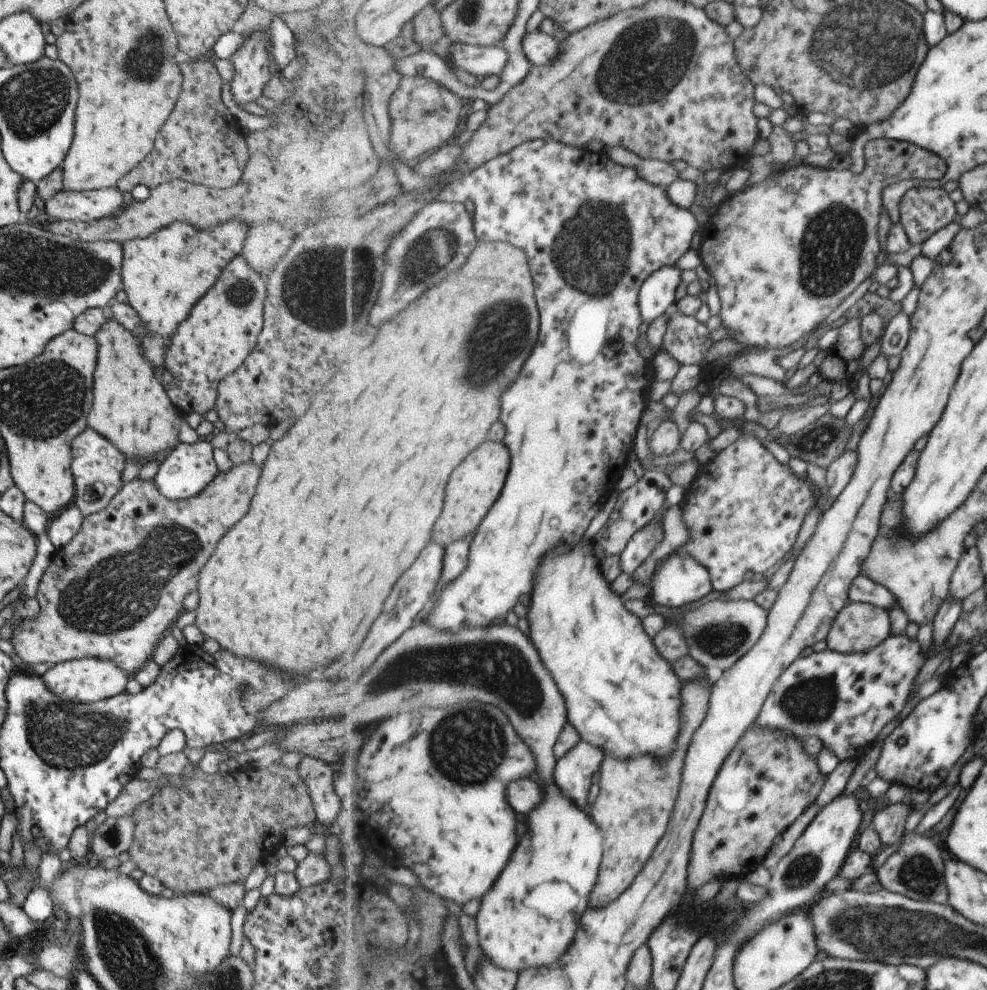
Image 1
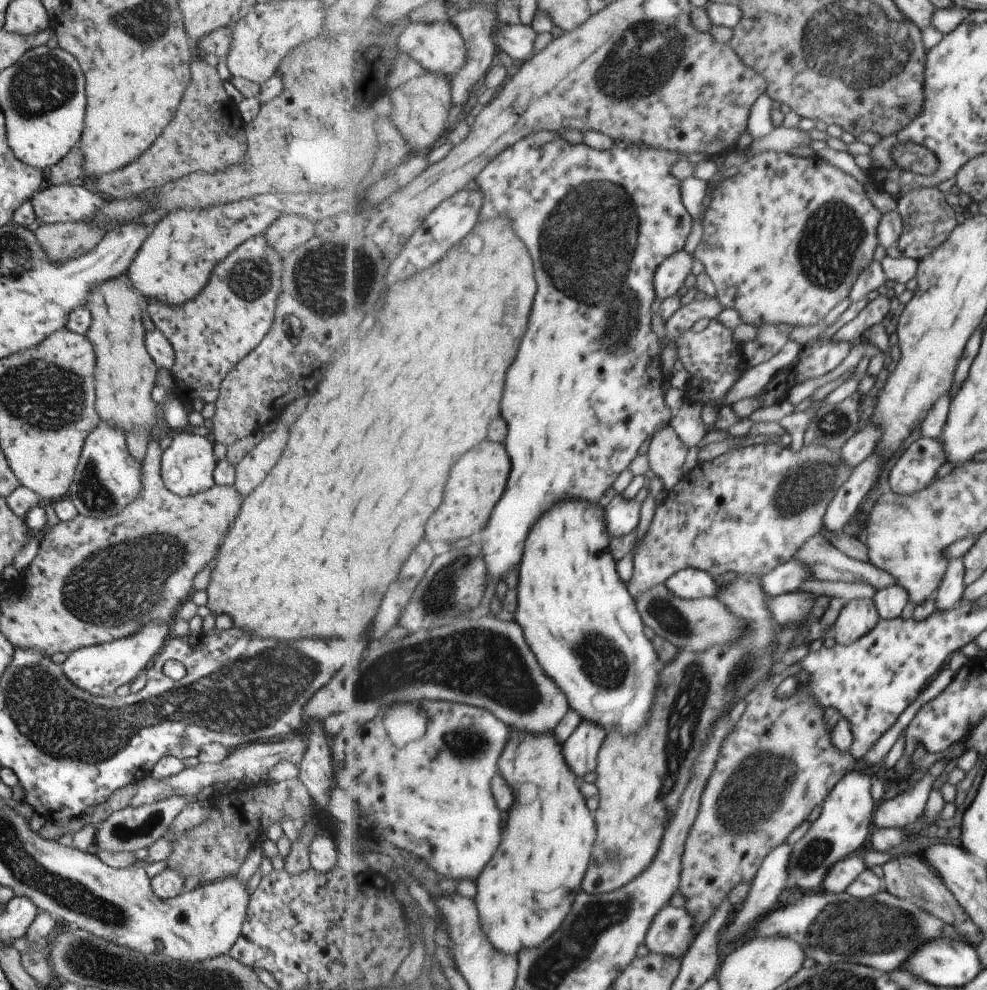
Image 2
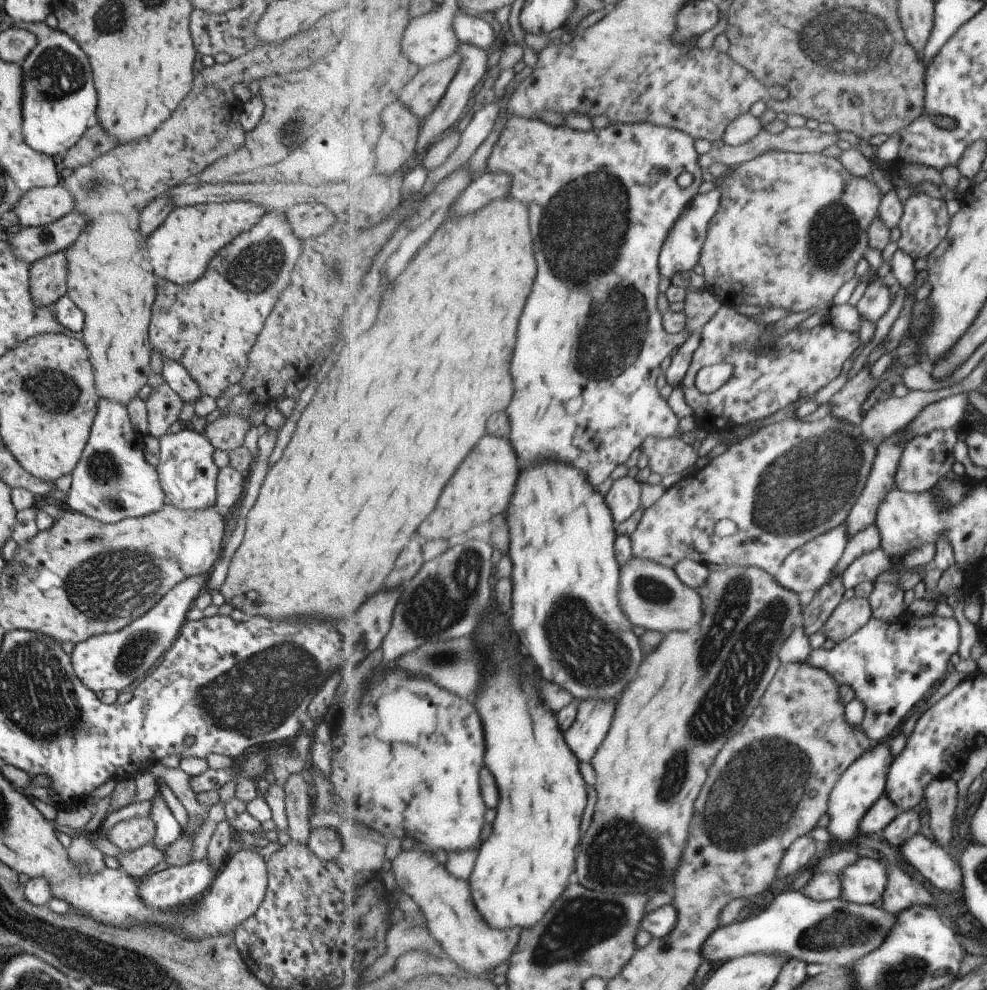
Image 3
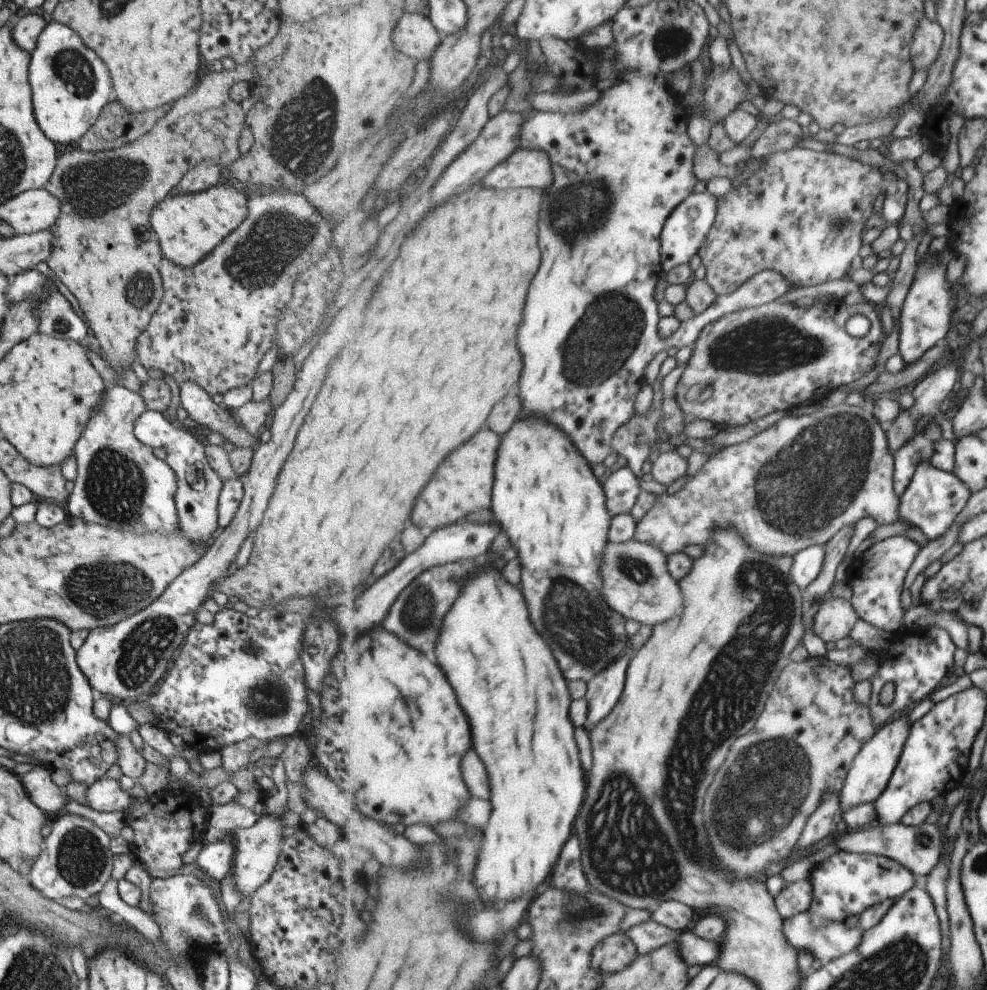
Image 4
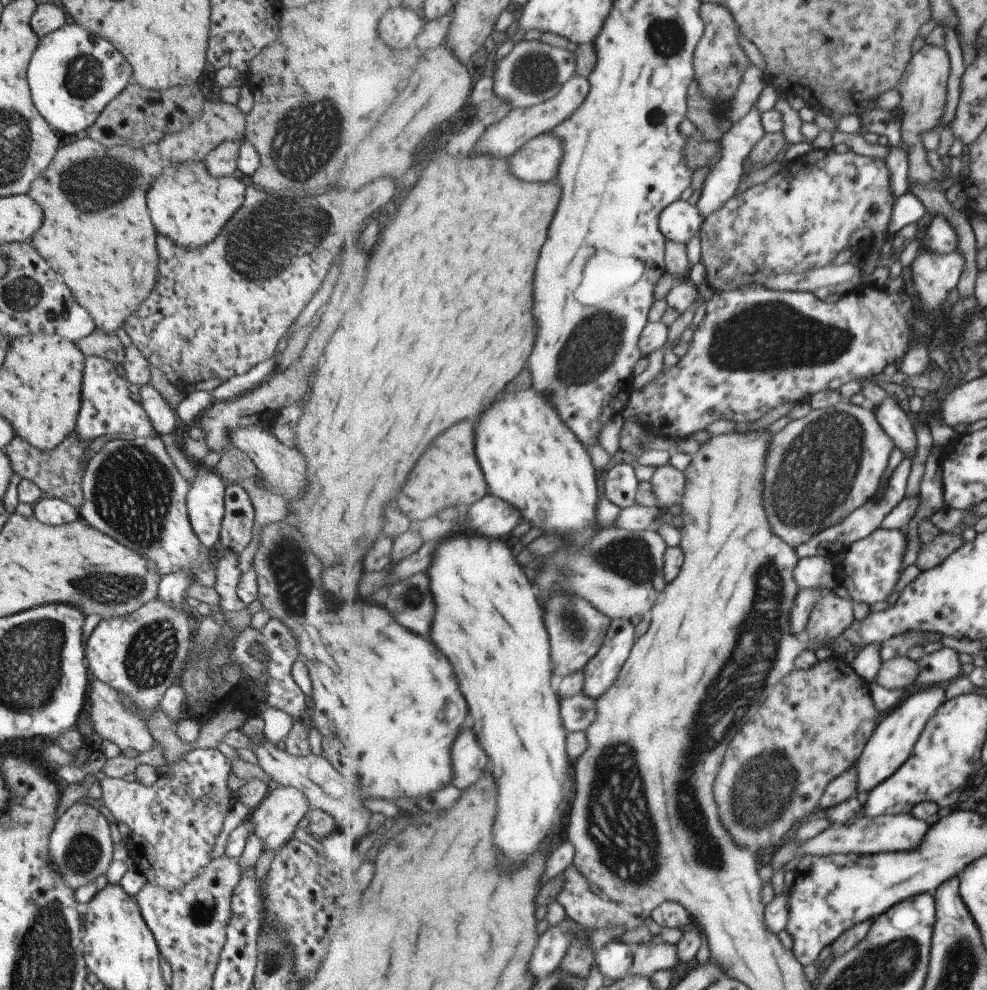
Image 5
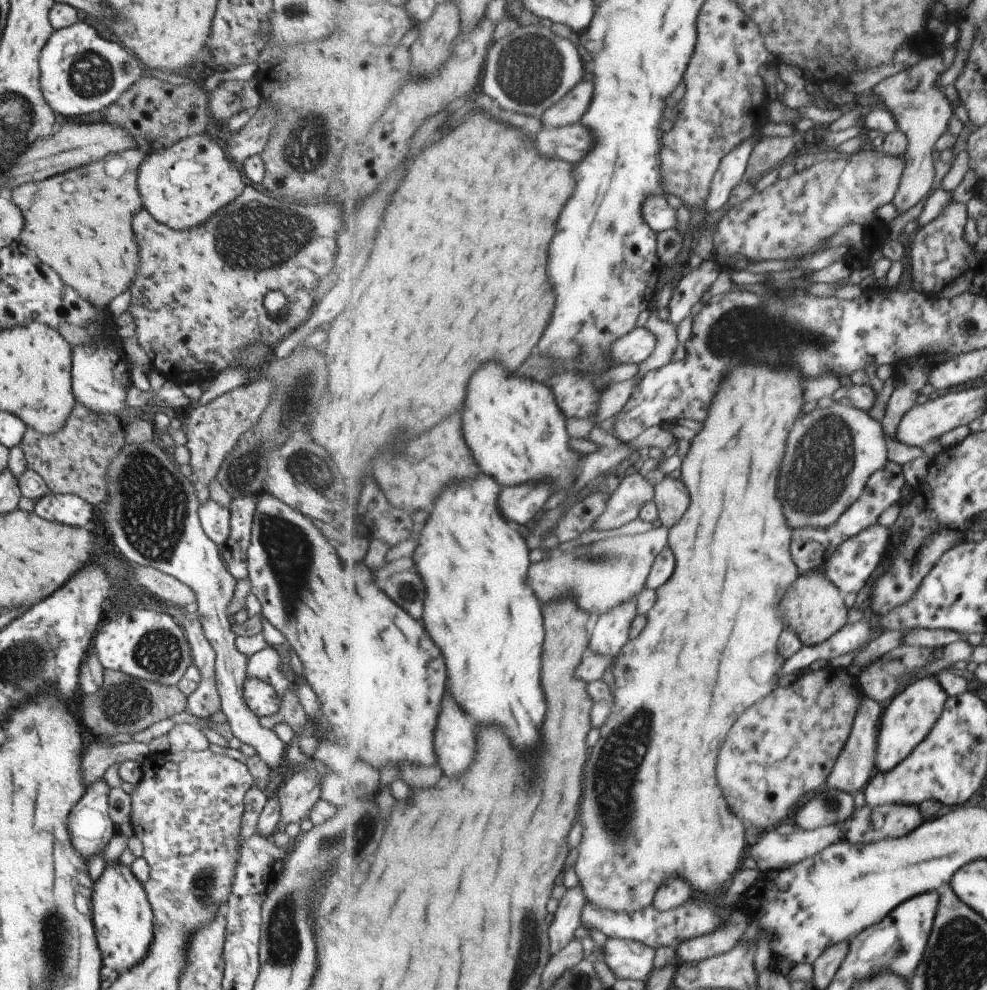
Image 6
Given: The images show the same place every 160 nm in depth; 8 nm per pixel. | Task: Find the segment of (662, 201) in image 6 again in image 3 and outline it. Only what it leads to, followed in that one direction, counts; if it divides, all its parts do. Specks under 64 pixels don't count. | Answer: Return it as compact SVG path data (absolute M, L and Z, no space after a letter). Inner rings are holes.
M715 187L708 193L700 192L688 207L684 208L677 222L673 225L672 231L668 234L664 247L660 254L660 271L663 277L669 279L679 274L687 273L693 270L697 264L700 264L699 259L702 253L703 245L708 237L708 230L717 214L722 199L722 190L720 187Z

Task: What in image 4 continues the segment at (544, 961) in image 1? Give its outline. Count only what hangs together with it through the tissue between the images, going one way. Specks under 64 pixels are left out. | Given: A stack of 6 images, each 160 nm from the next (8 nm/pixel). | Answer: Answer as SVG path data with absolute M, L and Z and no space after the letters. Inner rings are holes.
M485 566L479 570L479 574L469 576L469 580L465 582L463 594L457 598L455 608L445 616L443 622L443 630L441 636L437 640L437 658L439 664L445 668L449 680L453 680L453 688L457 688L457 694L461 696L461 704L465 704L465 712L469 712L469 720L473 720L473 742L475 742L475 750L479 752L479 756L485 760L489 776L491 776L491 802L493 802L493 814L491 820L487 824L485 830L485 848L481 848L481 864L477 866L477 888L481 888L481 898L485 902L511 902L519 896L523 896L529 890L539 888L553 872L553 868L557 866L559 858L561 858L561 850L567 844L575 820L581 812L585 794L587 794L587 780L585 780L585 772L581 766L581 756L579 756L579 746L575 742L575 726L569 720L569 704L571 704L571 696L567 690L567 680L563 678L559 664L551 652L549 642L541 636L541 632L535 628L533 620L531 620L531 610L529 604L525 600L525 594L521 588L513 586L511 582L507 582L503 578L503 574L493 568L493 566Z

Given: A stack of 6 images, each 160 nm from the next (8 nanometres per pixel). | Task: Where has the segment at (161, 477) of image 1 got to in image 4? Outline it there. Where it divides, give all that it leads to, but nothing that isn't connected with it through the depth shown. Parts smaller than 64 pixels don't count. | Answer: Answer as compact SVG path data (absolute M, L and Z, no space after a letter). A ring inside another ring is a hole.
M144 411L137 420L133 420L133 435L143 445L163 448L166 451L165 464L173 470L175 493L173 502L177 512L178 528L185 532L185 538L191 544L209 545L218 533L217 504L221 491L221 478L209 466L205 446L196 440L188 429L172 426L159 412Z

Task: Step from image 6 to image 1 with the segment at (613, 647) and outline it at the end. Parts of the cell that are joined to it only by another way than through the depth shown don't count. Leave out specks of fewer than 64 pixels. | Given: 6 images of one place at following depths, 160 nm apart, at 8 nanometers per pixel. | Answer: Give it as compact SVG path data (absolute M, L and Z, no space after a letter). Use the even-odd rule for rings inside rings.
M581 740L573 750L569 750L556 764L555 781L565 796L571 796L585 808L592 812L591 790L595 772L600 773L603 762L603 750L587 740Z

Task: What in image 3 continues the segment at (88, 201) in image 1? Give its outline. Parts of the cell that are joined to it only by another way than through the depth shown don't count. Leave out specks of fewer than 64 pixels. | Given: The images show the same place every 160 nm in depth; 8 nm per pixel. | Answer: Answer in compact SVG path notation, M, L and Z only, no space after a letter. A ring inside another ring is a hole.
M61 184L35 187L21 195L11 211L17 217L18 228L40 227L55 222L71 212L72 194Z

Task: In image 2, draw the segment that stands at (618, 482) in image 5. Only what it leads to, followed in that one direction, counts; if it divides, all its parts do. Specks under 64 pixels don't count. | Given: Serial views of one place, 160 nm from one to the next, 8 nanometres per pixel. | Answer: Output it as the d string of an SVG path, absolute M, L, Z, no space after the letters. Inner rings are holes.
M645 486L633 499L625 500L616 495L606 506L607 528L611 538L621 538L638 528L645 500L651 496L651 490Z

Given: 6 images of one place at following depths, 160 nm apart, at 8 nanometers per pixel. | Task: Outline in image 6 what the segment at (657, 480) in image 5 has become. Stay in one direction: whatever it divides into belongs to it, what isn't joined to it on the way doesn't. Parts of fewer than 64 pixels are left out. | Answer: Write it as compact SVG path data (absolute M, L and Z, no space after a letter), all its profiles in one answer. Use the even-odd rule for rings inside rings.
M663 478L655 487L653 501L658 506L658 524L670 529L687 512L692 501L691 494L682 479Z

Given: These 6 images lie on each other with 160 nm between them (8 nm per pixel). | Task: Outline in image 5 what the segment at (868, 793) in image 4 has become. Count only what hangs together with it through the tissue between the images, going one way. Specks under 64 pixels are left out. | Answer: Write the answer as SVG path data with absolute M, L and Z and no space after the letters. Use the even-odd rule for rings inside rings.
M933 685L933 688L929 688L929 690L909 692L906 698L891 712L882 717L857 764L860 776L858 792L867 794L900 770L903 762L907 762L913 754L913 748L915 748L915 744L917 744L919 736L923 734L925 727L928 726L928 722L944 704L945 686Z

